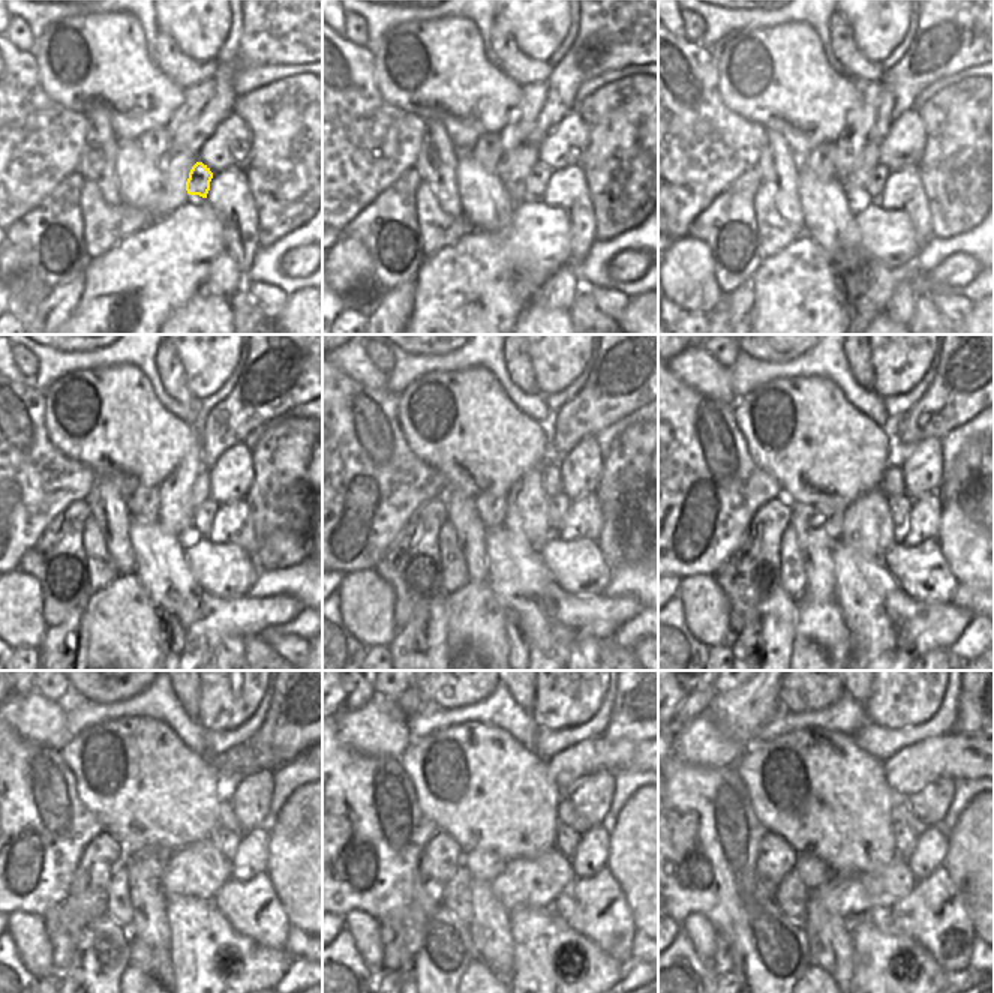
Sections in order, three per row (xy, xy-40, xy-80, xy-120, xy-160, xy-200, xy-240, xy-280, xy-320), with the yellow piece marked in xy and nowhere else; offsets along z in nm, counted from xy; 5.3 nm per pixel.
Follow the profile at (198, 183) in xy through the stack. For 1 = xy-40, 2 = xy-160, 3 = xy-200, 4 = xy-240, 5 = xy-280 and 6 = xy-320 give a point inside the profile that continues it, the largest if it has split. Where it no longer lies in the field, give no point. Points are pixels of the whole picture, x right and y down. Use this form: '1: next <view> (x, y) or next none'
1: next xy-40 (535, 182)
2: next xy-160 (558, 506)
3: next xy-200 (898, 506)
4: next xy-240 (227, 840)
5: next xy-280 (565, 839)
6: next xy-320 (904, 839)

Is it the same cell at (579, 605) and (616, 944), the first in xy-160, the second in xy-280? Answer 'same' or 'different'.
different

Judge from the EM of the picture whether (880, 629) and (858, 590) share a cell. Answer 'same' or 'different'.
same

